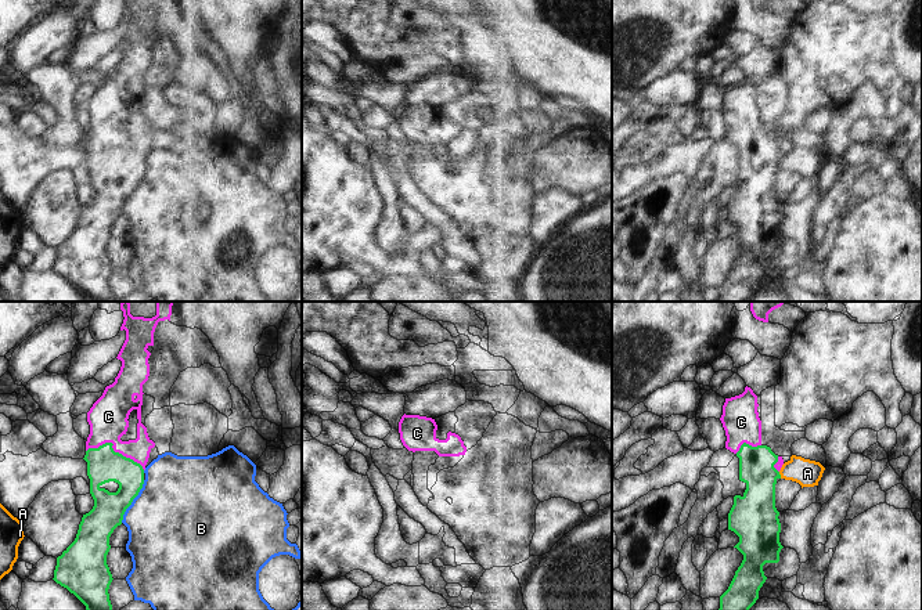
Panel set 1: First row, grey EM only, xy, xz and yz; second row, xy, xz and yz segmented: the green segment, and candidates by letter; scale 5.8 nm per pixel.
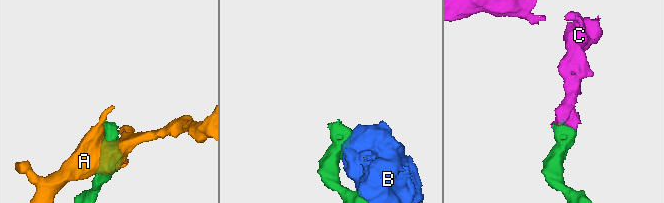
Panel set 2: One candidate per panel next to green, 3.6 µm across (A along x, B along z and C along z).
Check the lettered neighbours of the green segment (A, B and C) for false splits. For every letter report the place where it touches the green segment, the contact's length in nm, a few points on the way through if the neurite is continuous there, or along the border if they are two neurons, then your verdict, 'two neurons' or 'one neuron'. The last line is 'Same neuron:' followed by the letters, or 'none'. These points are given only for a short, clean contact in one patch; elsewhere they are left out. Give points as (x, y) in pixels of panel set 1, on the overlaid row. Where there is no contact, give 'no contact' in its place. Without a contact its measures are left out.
A: yz (780, 475) | 40 nm | along yz (778, 472), (781, 477) | two neurons
B: xy (132, 501) | 280 nm | two neurons
C: xy (112, 450) | 360 nm | one neuron
Same neuron: C

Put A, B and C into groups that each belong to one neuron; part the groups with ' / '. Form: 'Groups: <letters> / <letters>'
Groups: A / B / C

